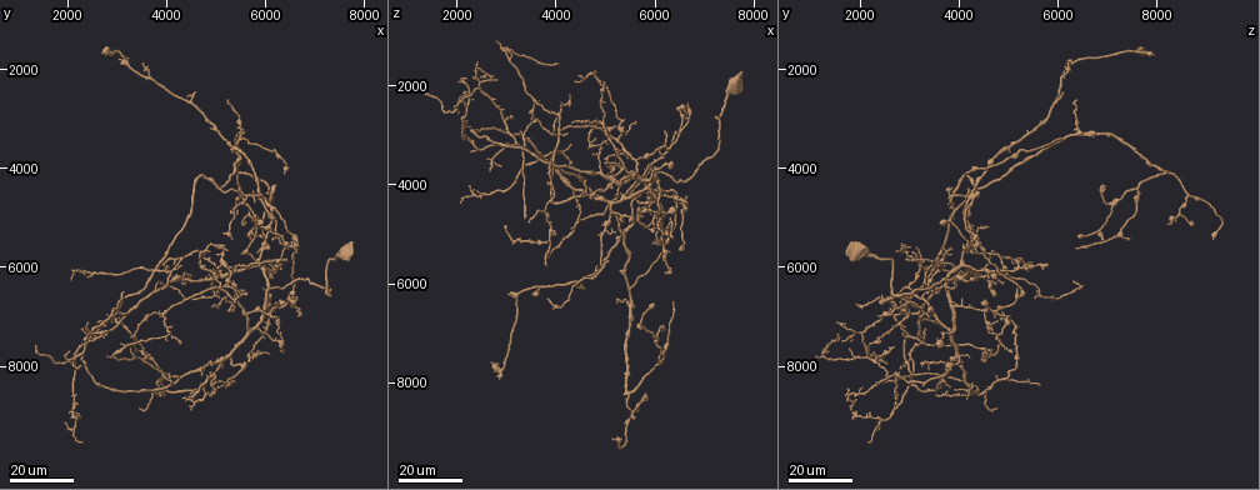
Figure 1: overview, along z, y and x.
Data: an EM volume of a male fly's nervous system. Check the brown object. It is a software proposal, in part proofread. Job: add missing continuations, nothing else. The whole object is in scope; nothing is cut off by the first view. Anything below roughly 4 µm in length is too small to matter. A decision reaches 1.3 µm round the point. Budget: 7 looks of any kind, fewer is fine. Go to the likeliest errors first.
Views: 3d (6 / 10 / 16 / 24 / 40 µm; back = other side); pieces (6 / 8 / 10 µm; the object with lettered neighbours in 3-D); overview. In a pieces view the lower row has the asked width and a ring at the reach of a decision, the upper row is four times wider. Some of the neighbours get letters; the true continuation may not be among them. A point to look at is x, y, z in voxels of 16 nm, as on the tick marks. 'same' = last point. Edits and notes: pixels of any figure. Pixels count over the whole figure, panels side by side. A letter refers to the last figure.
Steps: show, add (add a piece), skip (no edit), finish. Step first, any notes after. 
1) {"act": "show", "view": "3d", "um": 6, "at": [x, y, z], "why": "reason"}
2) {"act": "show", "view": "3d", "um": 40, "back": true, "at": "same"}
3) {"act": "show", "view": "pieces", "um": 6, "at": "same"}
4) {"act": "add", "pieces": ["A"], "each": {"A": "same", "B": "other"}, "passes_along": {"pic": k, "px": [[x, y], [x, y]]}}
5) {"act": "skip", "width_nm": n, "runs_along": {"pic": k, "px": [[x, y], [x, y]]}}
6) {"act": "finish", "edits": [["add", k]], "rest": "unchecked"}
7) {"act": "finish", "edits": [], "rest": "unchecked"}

{"act": "show", "view": "3d", "um": 16, "at": [5200, 6100, 5000], "why": "thin end"}

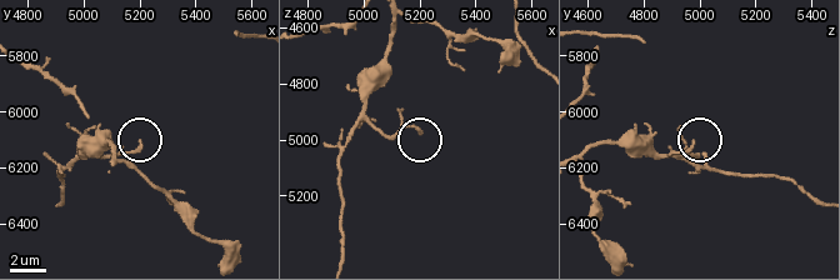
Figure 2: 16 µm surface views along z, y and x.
{"act": "show", "view": "pieces", "um": 6, "at": [5200, 6110, 4980], "why": "see the neighbours"}

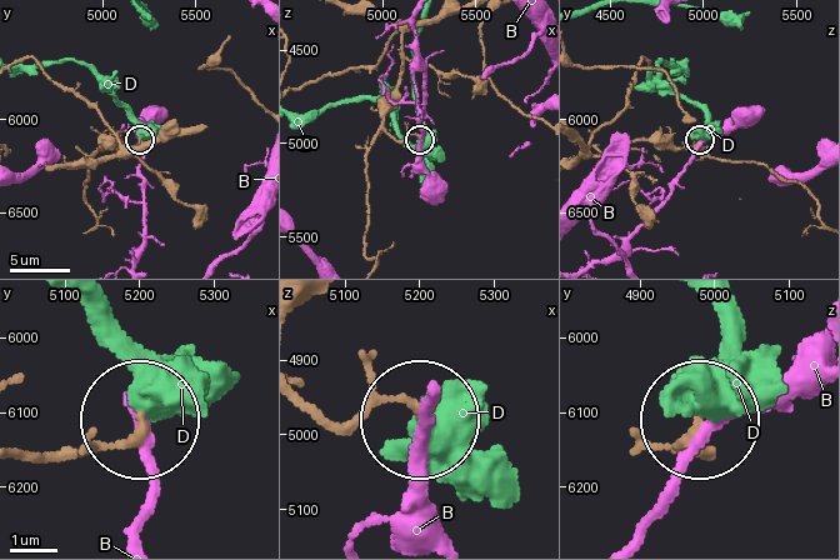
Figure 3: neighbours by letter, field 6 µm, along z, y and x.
{"act": "skip", "width_nm": 180, "each": {"B": "other", "D": "other"}, "runs_along": {"pic": 3, "px": [[423, 20], [403, 36], [384, 120], [398, 140], [419, 138]]}, "found": "no lettered piece goes on from it"}

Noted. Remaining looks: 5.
{"act": "show", "view": "3d", "um": 16, "at": [5250, 2650, 6400], "why": "branch stops here"}

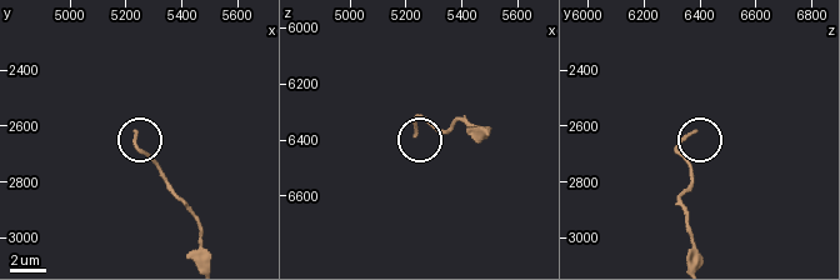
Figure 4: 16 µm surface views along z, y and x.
{"act": "show", "view": "pieces", "um": 6, "at": [5230, 2630, 6390], "why": "what lies round it"}

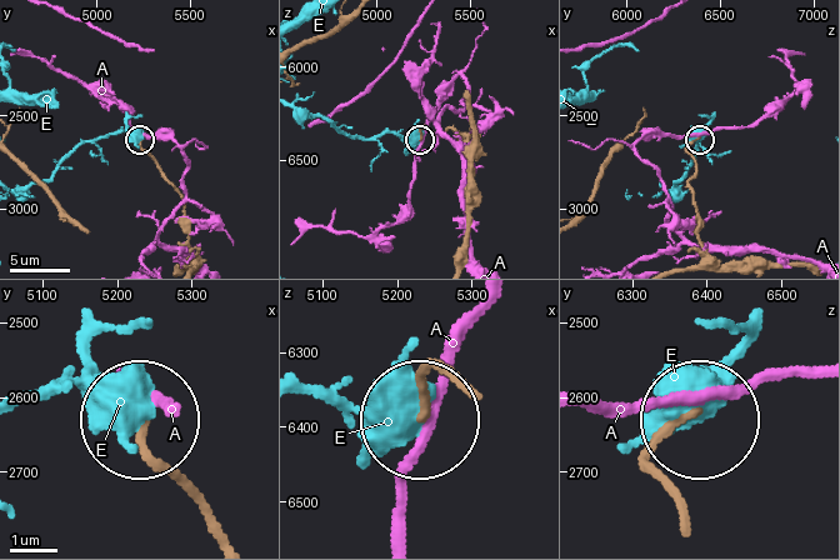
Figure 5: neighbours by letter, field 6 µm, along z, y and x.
{"act": "skip", "width_nm": 170, "each": {"A": "other", "E": "other"}, "runs_along": {"pic": 5, "px": [[228, 539], [151, 455], [139, 419]]}, "found": "no lettered piece goes on from it"}

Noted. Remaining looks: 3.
{"act": "show", "view": "3d", "um": 24, "at": [6450, 5800, 2900], "why": "thin end"}

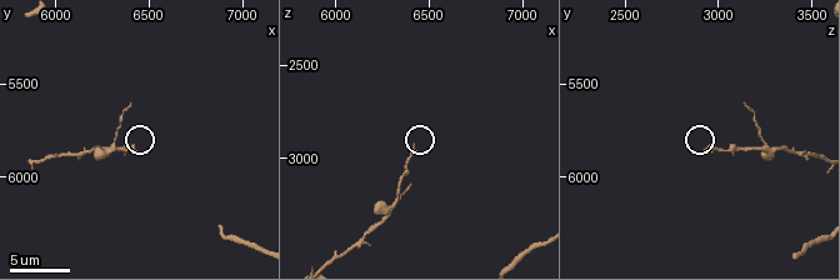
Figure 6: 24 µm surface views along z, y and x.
{"act": "show", "view": "pieces", "um": 6, "at": [6420, 5840, 2940], "why": "what lies round it"}

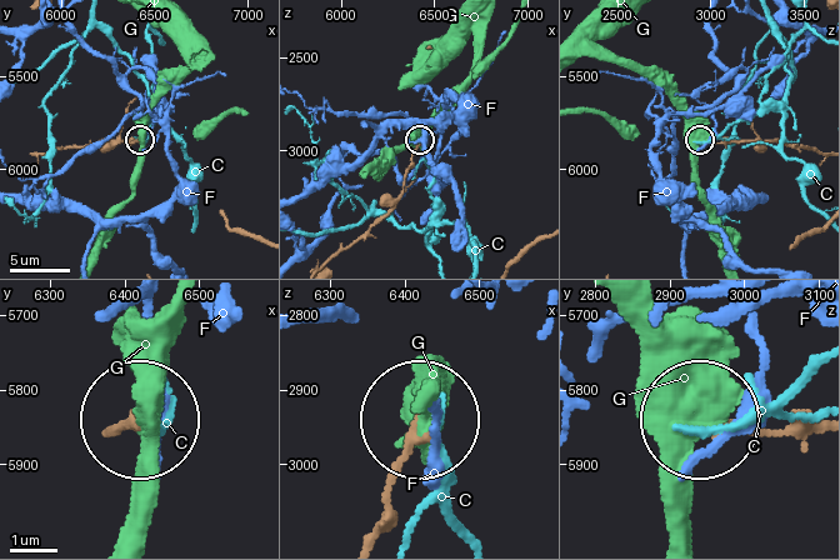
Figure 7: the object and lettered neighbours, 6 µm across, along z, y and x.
{"act": "skip", "each": {"C": "other", "F": "other", "G": "other"}, "runs_along": {"pic": 7, "px": [[819, 151], [774, 140], [700, 140]]}, "found": "none of them fits"}

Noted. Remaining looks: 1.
{"act": "finish", "edits": [], "rest": "unchecked"}

